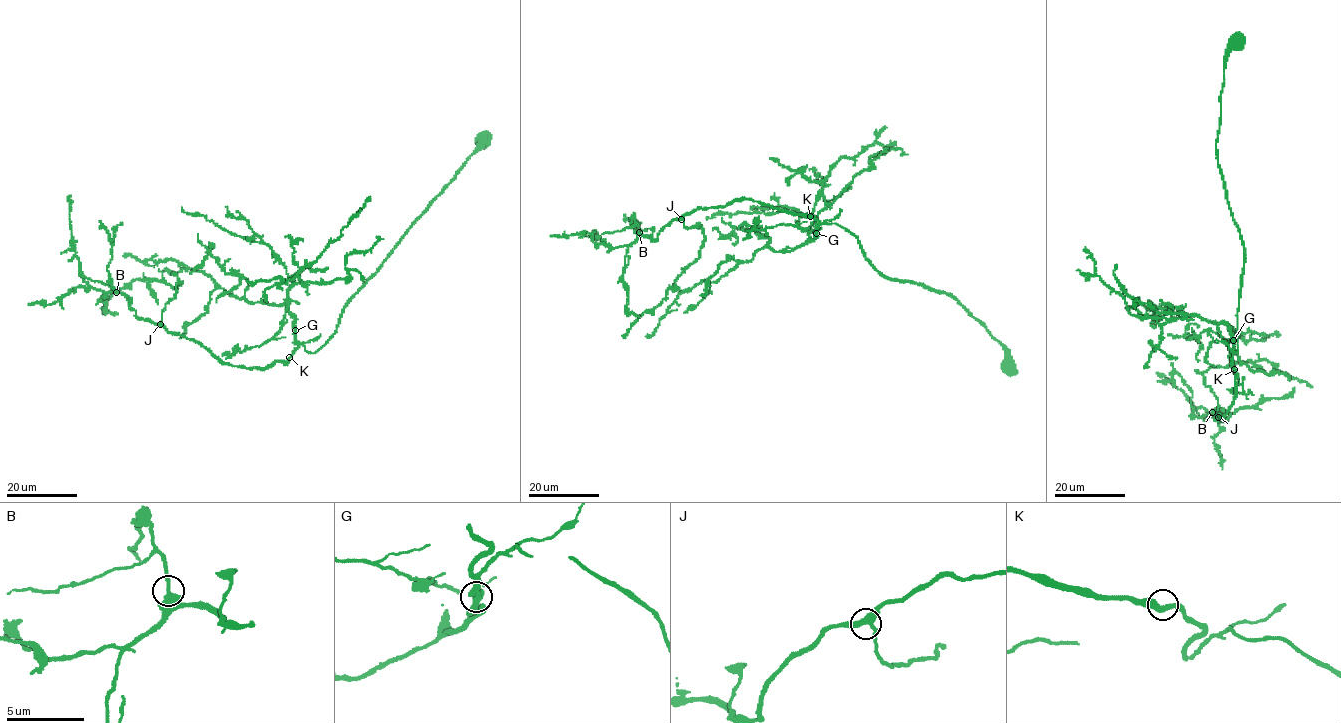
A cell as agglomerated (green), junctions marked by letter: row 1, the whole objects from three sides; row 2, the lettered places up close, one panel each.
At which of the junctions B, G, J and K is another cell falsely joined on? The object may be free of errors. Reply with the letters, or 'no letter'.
no letter

